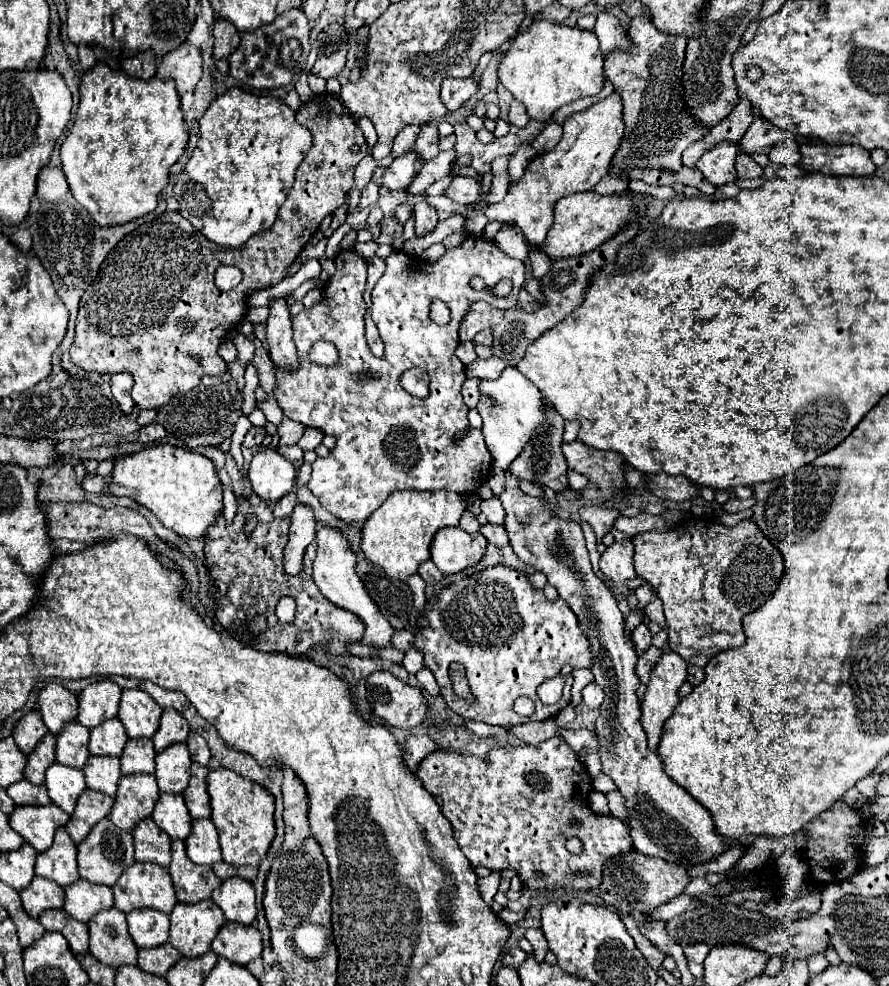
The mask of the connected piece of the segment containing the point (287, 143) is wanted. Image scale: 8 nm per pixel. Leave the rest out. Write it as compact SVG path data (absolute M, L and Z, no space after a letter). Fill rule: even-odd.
M231 88L221 94L199 120L201 134L197 140L197 148L193 150L185 170L181 172L173 194L179 200L179 214L187 218L205 238L219 246L237 248L243 246L251 236L269 228L279 208L283 206L287 192L293 186L295 170L301 160L305 160L305 152L313 146L313 134L303 128L295 120L295 112L271 96L257 96L245 92L241 88Z

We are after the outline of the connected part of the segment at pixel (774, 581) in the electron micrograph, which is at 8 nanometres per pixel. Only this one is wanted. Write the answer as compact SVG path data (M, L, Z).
M695 518L667 532L651 530L637 534L633 538L633 544L635 544L635 572L647 584L651 584L657 596L663 600L663 610L669 626L669 646L673 652L685 658L689 666L687 680L693 686L697 686L703 682L705 666L715 654L727 648L741 646L745 642L741 618L747 612L763 606L777 590L783 576L783 554L763 536L757 524L751 520L743 520L737 526L727 528L719 522L705 522L701 518Z

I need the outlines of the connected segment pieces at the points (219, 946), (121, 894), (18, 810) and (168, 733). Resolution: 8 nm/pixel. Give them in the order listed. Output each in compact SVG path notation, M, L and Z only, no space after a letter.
M227 922L221 928L219 936L213 940L211 950L221 958L245 966L249 960L261 958L261 950L263 950L261 932L255 926Z
M135 862L131 868L127 868L113 886L113 892L115 906L125 914L143 908L169 914L177 904L167 868L149 862Z
M55 804L47 806L15 806L9 824L37 852L45 852L53 844L55 830L69 822L69 814Z
M173 708L163 710L159 730L153 736L155 750L161 752L161 750L169 748L171 744L185 744L187 738L189 738L189 724L187 724L187 720Z

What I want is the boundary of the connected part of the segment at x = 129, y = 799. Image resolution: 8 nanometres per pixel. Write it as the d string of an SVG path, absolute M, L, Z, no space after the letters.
M133 774L119 780L113 810L109 814L111 822L125 832L131 832L143 818L153 814L157 804L159 788L153 774Z

